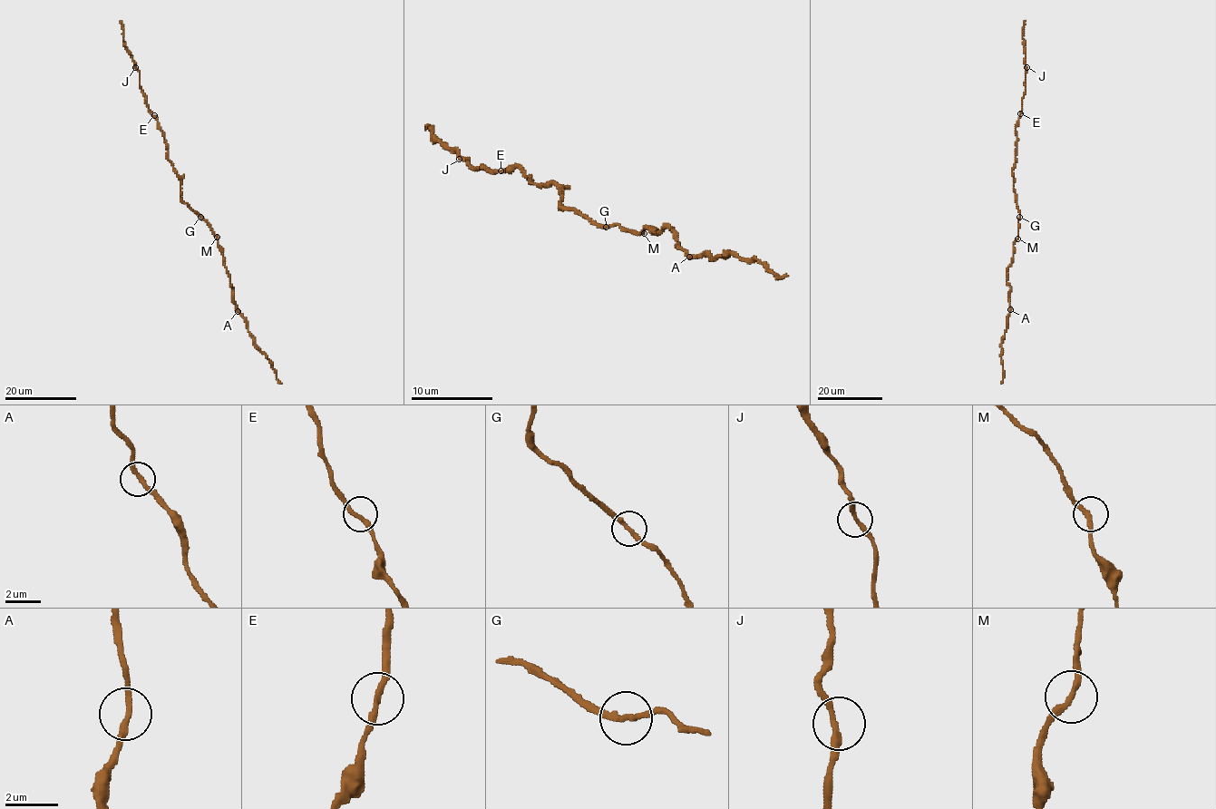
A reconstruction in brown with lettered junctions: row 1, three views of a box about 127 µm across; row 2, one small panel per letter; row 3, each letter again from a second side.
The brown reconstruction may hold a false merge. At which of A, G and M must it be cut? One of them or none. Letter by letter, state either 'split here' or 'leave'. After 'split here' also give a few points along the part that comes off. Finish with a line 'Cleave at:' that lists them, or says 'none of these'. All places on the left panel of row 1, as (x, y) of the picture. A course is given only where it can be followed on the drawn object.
A: leave
G: leave
M: leave
Cleave at: none of these

